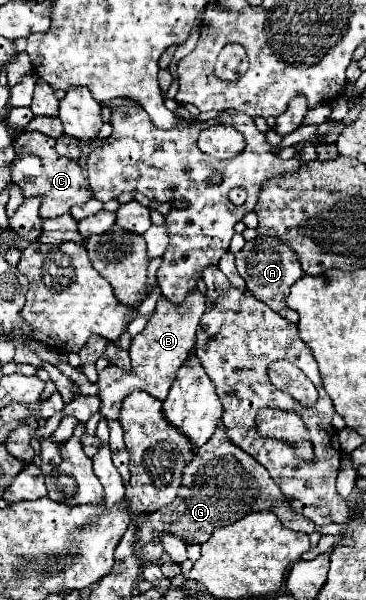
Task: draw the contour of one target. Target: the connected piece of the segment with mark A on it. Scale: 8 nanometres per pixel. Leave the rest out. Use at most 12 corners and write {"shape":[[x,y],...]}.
{"shape":[[276,237],[236,253],[248,291],[278,313],[304,275],[298,253]]}

